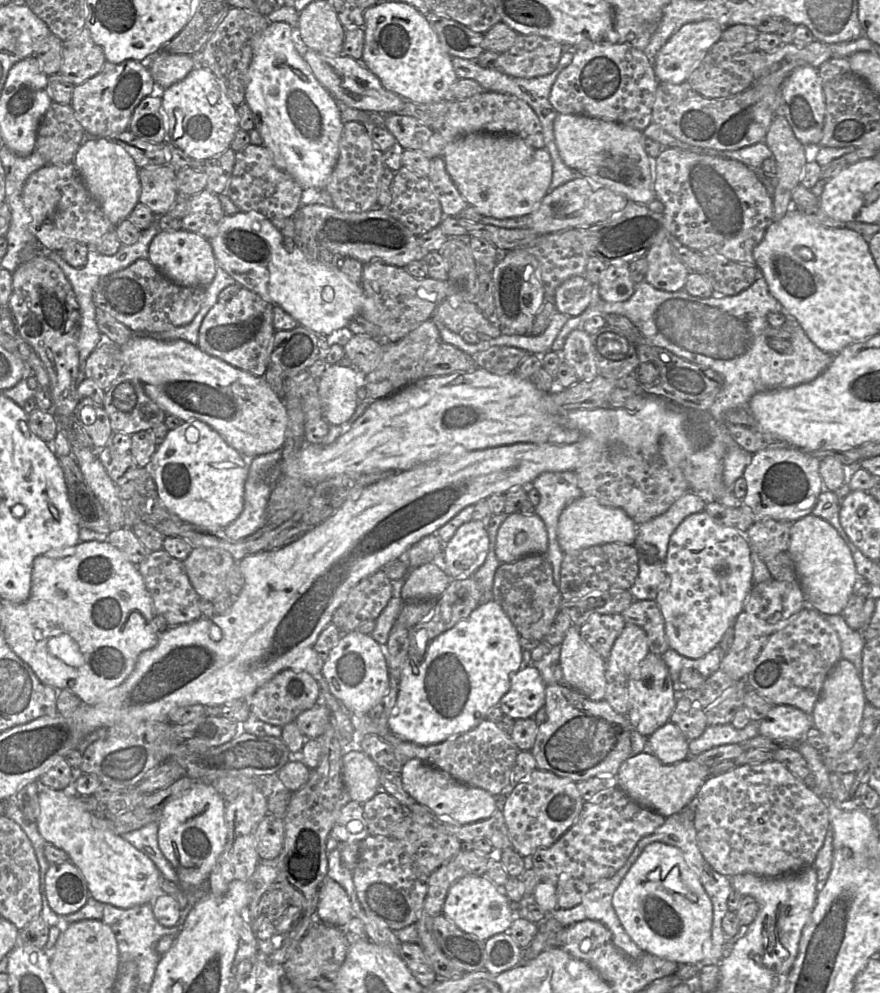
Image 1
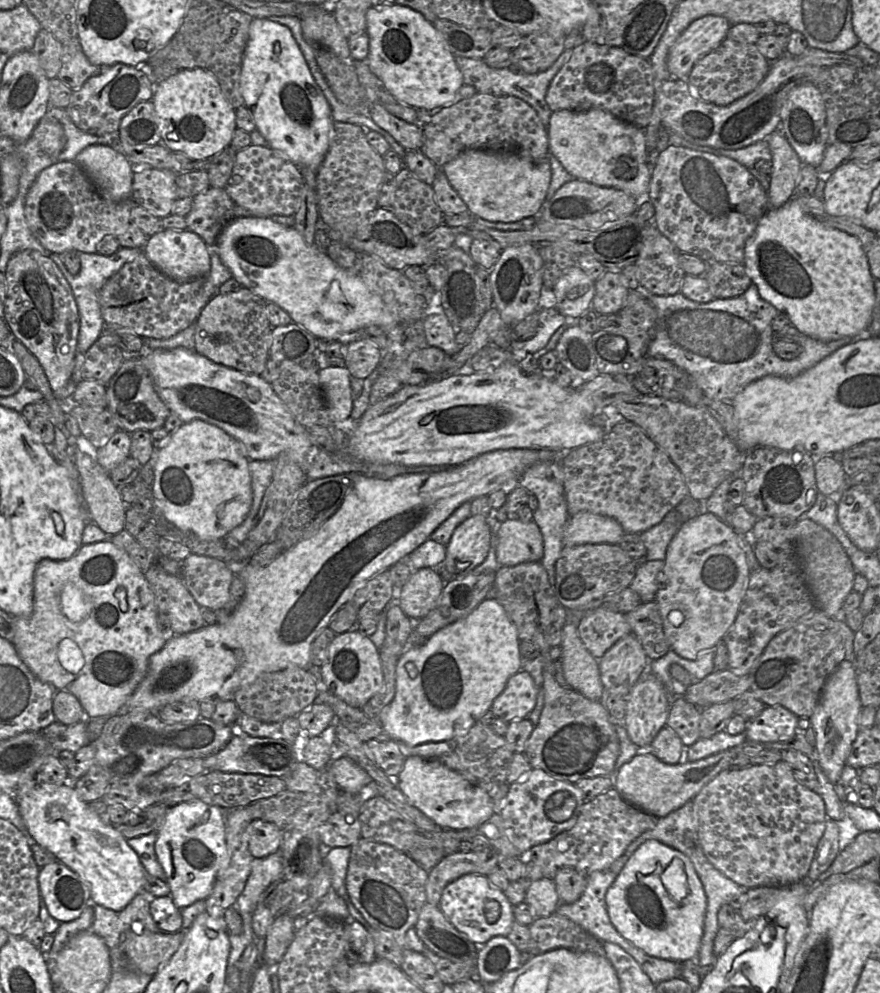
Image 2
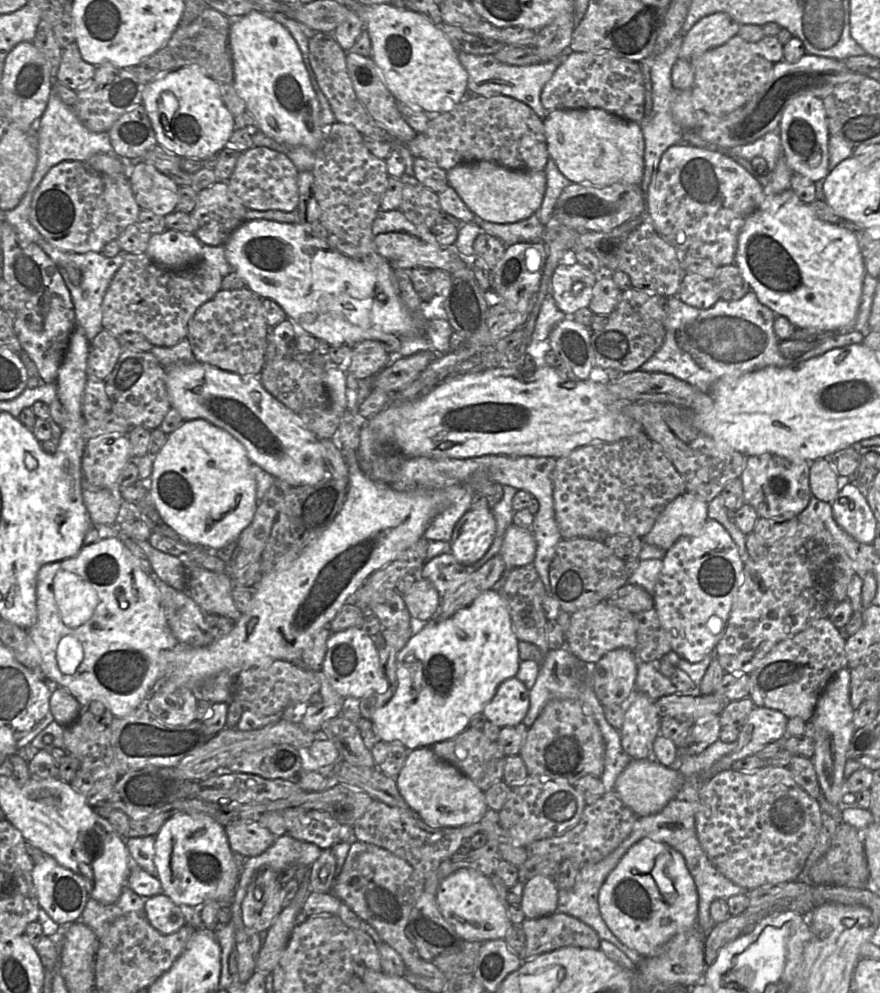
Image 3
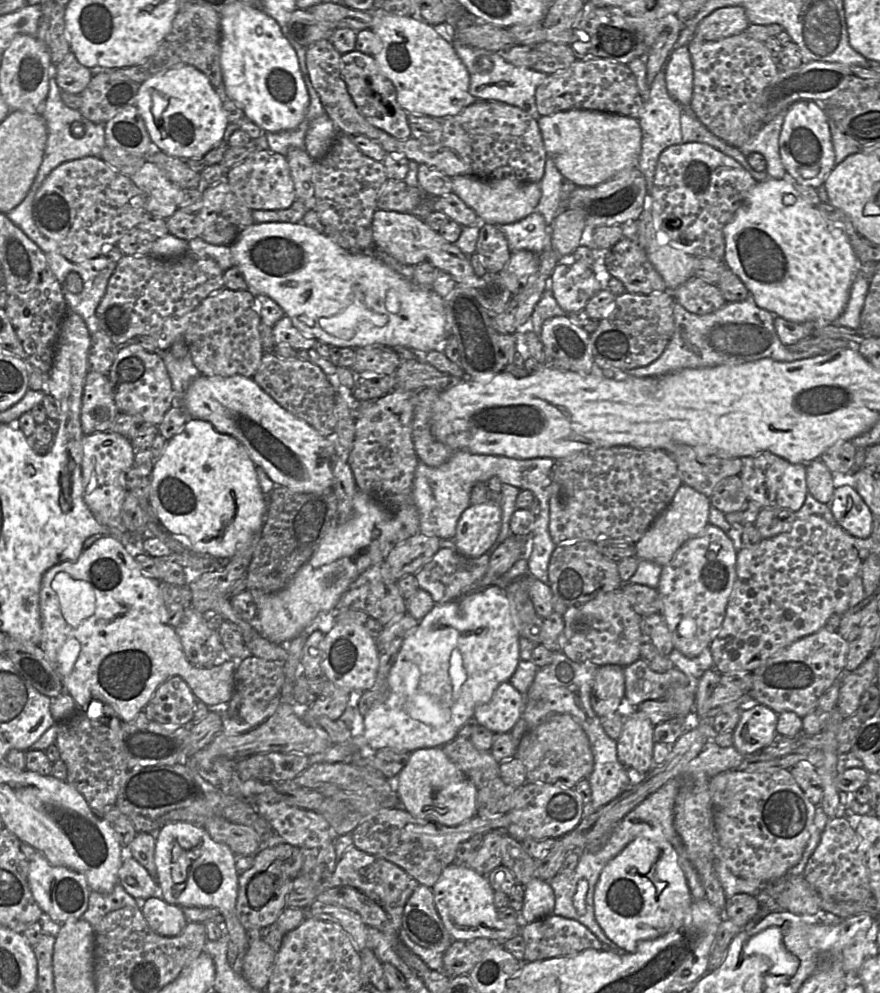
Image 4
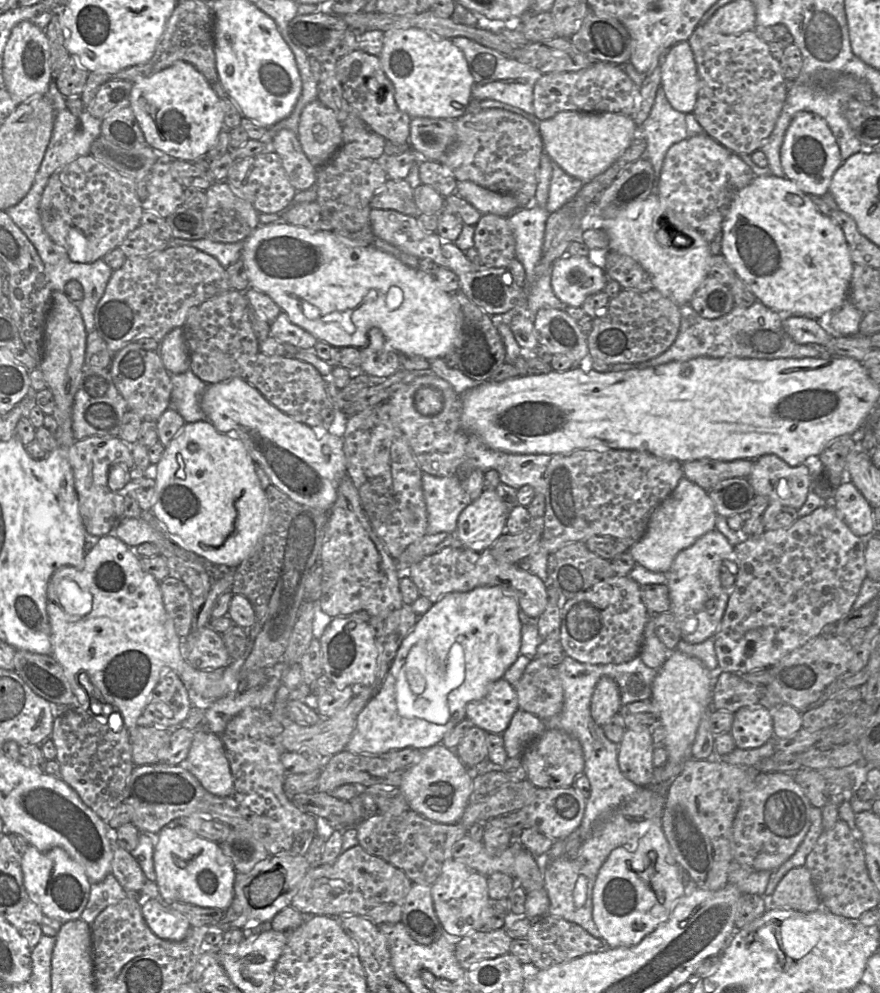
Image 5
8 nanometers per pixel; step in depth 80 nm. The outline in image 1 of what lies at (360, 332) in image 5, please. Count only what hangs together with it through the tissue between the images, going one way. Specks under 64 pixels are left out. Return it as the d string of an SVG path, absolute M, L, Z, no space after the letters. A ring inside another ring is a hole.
M239 211L233 215L225 215L217 234L208 240L217 264L234 278L237 284L258 294L263 300L281 307L298 322L298 325L316 334L329 336L347 327L355 315L362 313L366 295L361 283L350 280L333 265L325 265L319 260L309 260L296 245L292 251L286 250L281 231L272 224L270 219L258 212Z

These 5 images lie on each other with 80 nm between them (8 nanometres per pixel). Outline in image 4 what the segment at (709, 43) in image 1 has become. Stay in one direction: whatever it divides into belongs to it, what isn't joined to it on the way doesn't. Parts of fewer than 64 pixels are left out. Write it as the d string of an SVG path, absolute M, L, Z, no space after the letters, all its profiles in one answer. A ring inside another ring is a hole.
M727 6L705 16L697 25L694 36L705 41L715 41L743 33L749 25L750 21L743 7Z

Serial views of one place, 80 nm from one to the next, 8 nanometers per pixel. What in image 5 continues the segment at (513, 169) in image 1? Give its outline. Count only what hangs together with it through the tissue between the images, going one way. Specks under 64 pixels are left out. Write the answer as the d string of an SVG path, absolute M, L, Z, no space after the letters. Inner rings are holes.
M457 181L455 193L472 204L482 215L508 217L519 209L519 204L513 196L491 191L471 181Z

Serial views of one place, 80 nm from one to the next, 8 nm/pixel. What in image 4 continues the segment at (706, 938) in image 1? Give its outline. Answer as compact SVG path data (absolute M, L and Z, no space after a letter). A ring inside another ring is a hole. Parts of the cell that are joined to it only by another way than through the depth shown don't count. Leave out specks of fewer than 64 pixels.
M638 837L601 871L594 890L595 919L605 935L626 952L634 952L640 941L656 939L684 919L693 903L679 855L666 840Z

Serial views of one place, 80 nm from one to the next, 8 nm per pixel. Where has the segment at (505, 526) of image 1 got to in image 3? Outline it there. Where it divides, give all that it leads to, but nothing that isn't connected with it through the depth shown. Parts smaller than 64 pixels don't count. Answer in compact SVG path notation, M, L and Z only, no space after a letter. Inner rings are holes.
M512 523L505 532L499 554L507 569L532 565L536 554L536 540L532 530Z

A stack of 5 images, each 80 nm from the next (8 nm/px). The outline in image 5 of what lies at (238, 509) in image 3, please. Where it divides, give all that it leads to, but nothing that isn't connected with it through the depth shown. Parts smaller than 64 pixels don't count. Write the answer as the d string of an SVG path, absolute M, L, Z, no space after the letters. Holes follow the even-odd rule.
M201 420L193 423L185 423L178 434L165 447L159 463L154 467L156 502L151 513L156 520L161 522L168 531L170 539L185 550L192 551L216 565L225 565L235 569L249 555L264 533L267 519L267 497L262 488L255 470L255 462L247 451L243 442L234 436L219 432L208 420Z

